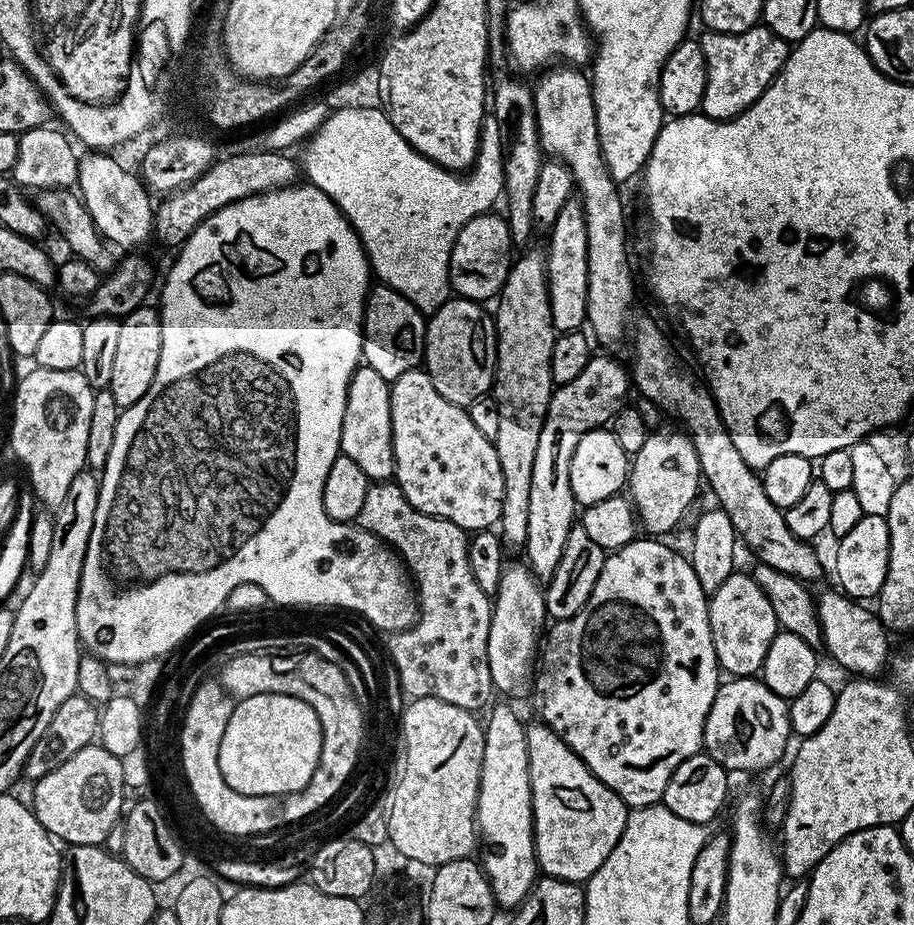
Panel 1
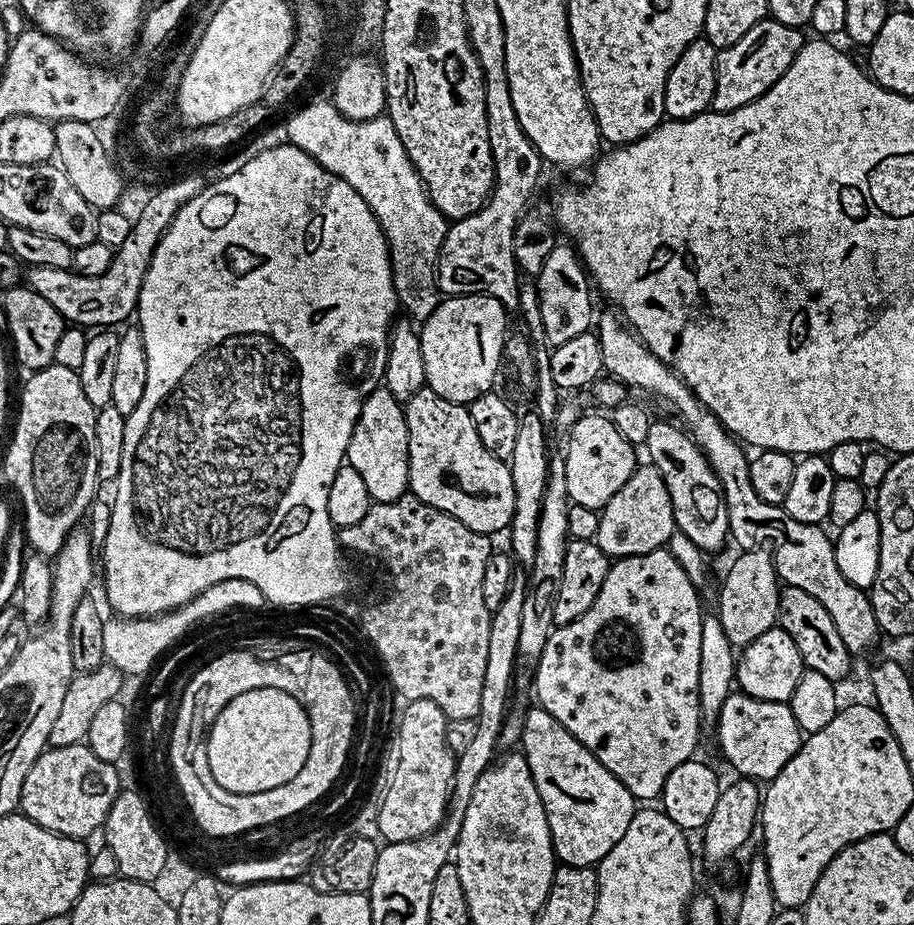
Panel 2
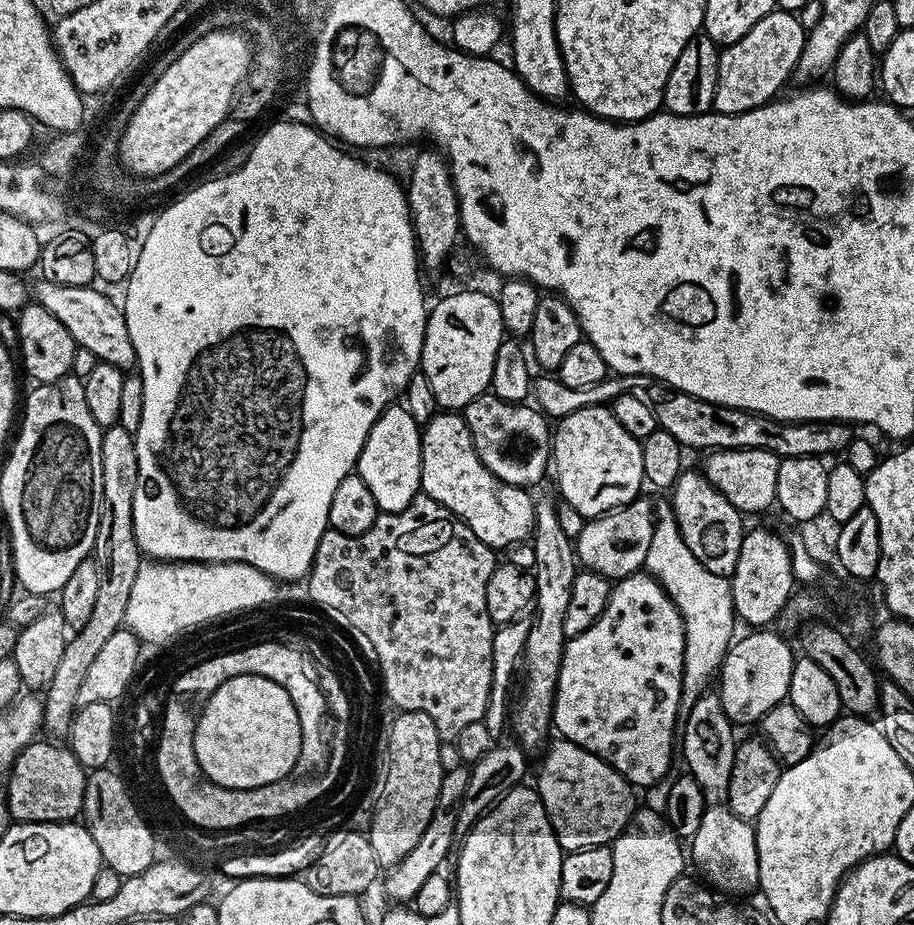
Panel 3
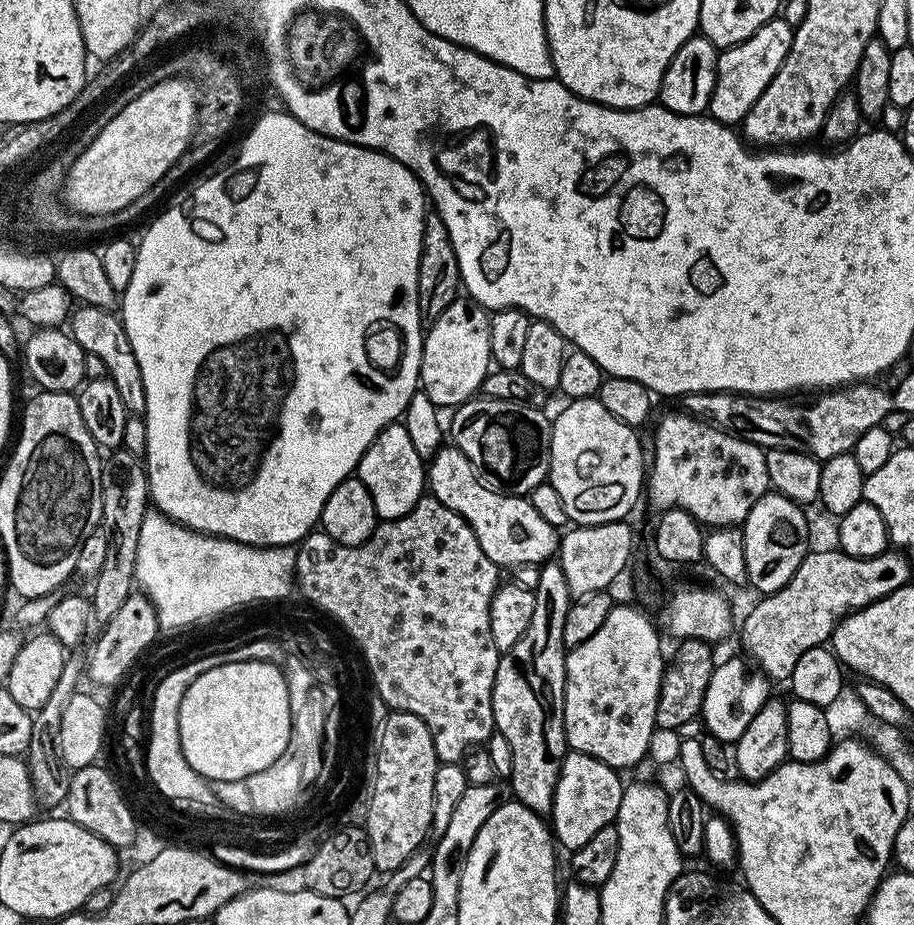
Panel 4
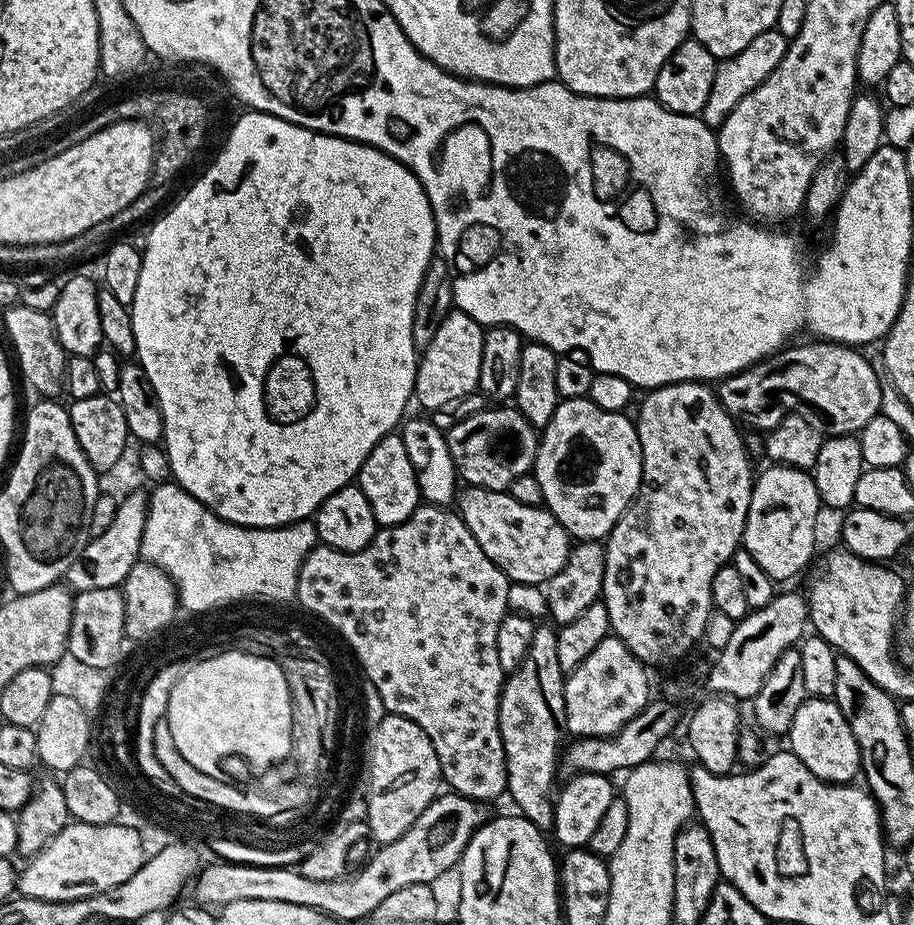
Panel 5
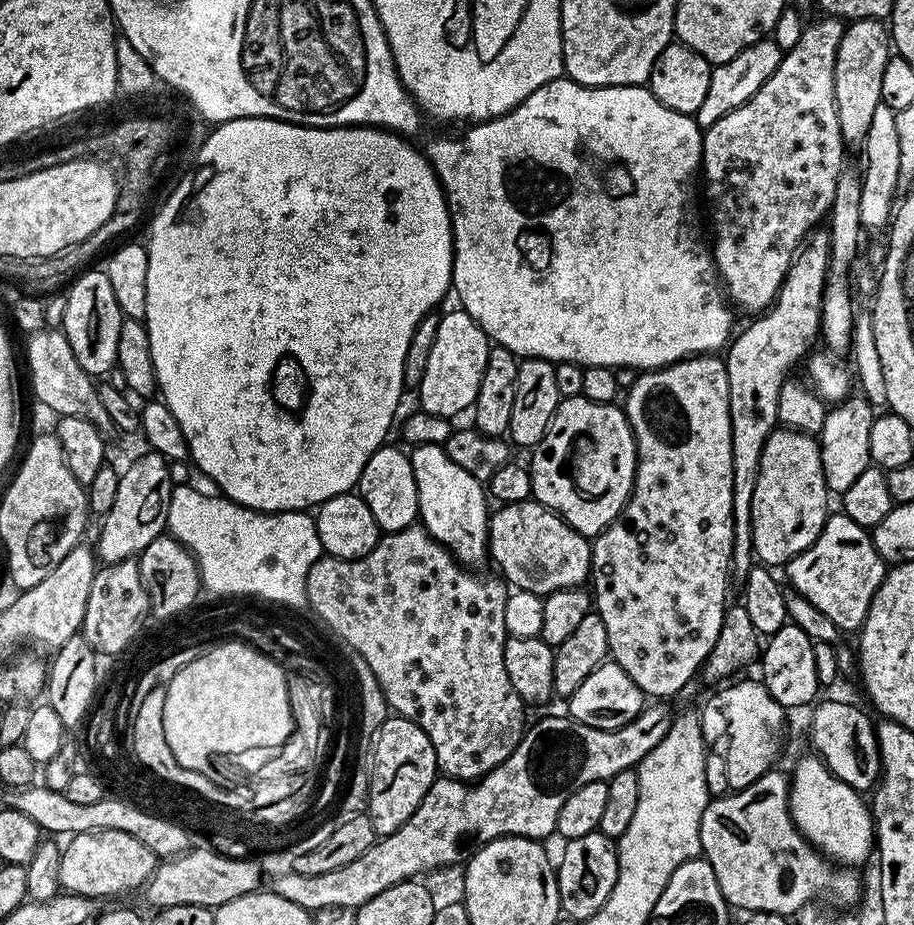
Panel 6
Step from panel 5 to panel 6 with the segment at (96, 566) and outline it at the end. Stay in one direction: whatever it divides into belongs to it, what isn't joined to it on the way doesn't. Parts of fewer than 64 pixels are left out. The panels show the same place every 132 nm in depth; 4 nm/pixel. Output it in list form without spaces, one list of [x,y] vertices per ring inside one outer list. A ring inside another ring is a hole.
[[[153,450],[142,455],[142,458],[138,459],[138,462],[126,474],[120,476],[118,495],[114,497],[114,506],[110,506],[110,510],[102,518],[101,524],[104,525],[100,528],[100,537],[97,538],[96,544],[94,543],[94,551],[104,564],[117,564],[123,560],[139,557],[140,552],[146,550],[146,546],[150,546],[150,542],[154,542],[154,538],[165,535],[168,527],[167,510],[170,508],[173,487],[168,460],[162,453]]]

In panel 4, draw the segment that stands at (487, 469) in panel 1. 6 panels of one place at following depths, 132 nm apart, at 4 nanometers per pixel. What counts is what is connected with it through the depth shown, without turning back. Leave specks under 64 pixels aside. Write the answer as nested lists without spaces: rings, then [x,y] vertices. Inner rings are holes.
[[[441,446],[426,468],[426,484],[431,495],[467,522],[474,530],[486,558],[501,569],[515,570],[527,564],[549,563],[558,552],[558,529],[541,518],[538,510],[522,496],[496,492],[481,480],[462,450]]]

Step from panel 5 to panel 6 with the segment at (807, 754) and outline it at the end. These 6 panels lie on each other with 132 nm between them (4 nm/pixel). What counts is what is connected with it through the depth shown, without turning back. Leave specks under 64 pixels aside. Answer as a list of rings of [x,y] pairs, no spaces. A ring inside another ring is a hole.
[[[822,700],[811,709],[815,755],[823,760],[824,765],[839,780],[849,784],[857,792],[864,794],[875,789],[880,779],[880,751],[874,720],[856,704],[847,704],[844,700]]]

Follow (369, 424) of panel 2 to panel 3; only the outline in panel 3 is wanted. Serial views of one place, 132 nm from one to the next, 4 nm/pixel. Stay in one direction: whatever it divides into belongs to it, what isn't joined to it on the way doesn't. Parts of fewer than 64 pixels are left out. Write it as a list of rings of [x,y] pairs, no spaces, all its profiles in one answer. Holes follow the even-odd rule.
[[[396,402],[385,408],[374,422],[360,456],[356,459],[355,471],[370,486],[374,502],[381,513],[401,512],[421,491],[420,486],[420,433],[421,425],[408,413],[403,403]]]

